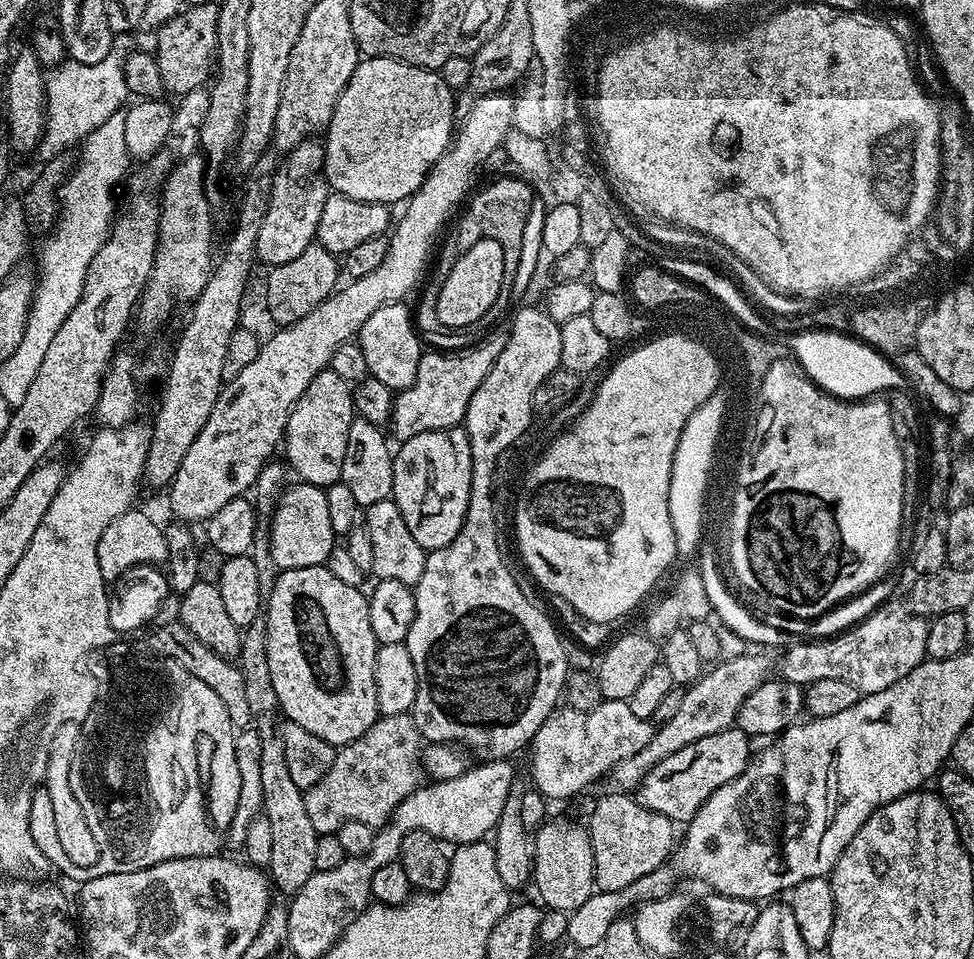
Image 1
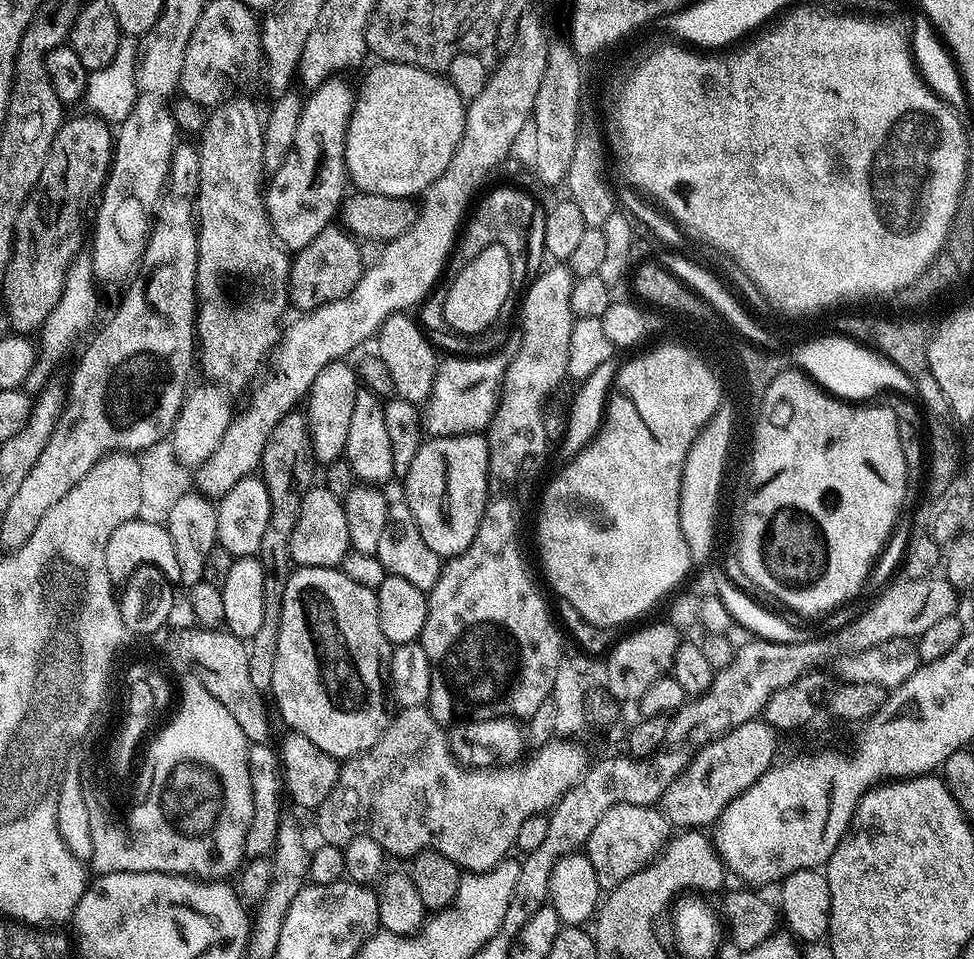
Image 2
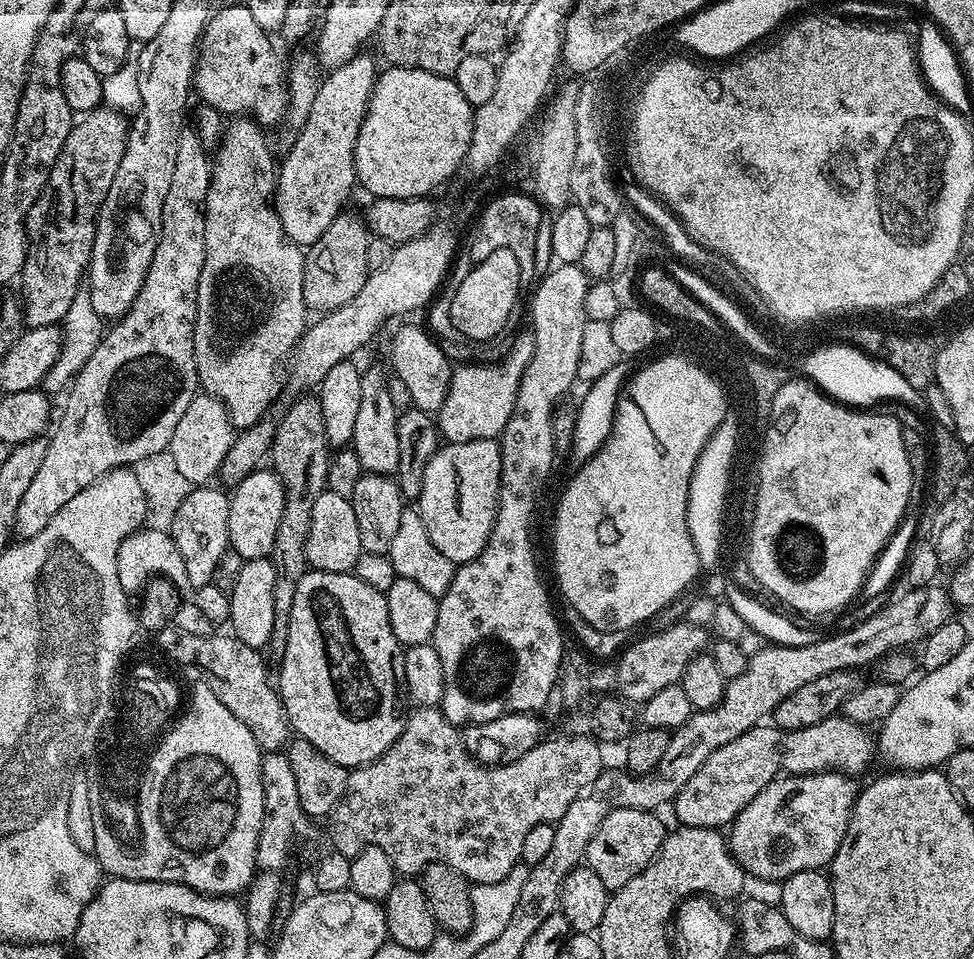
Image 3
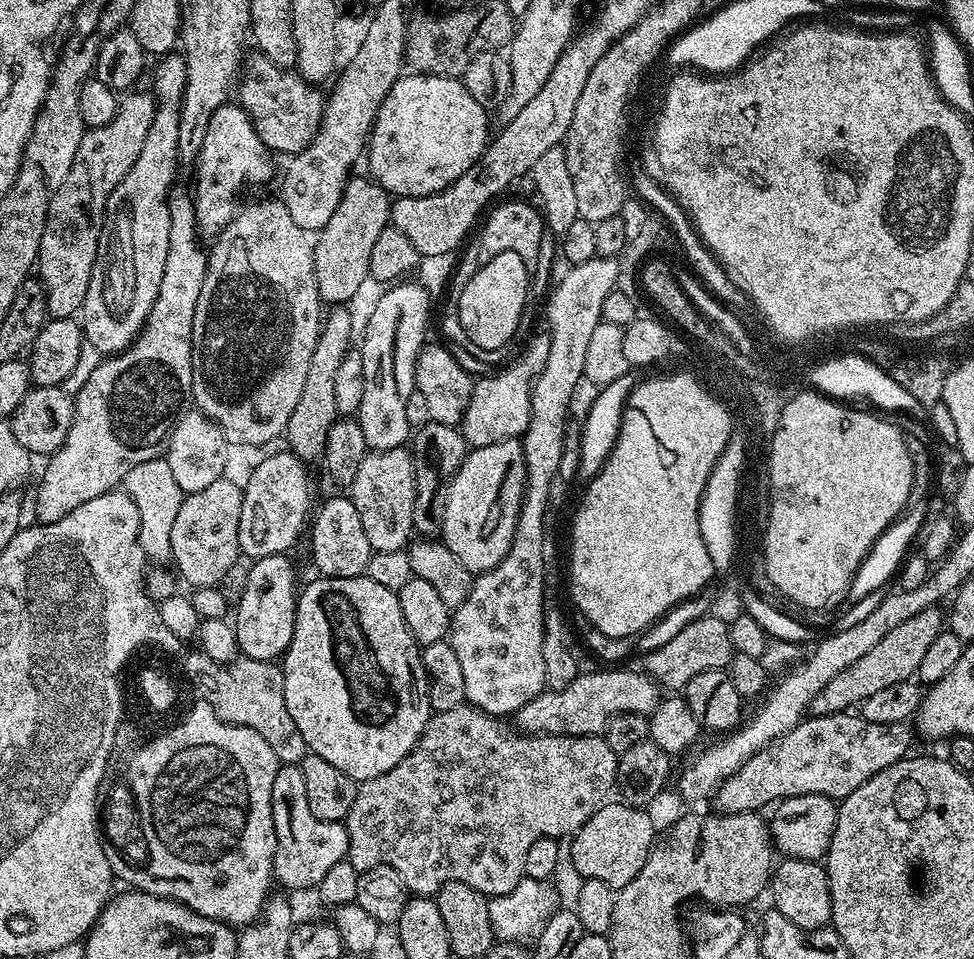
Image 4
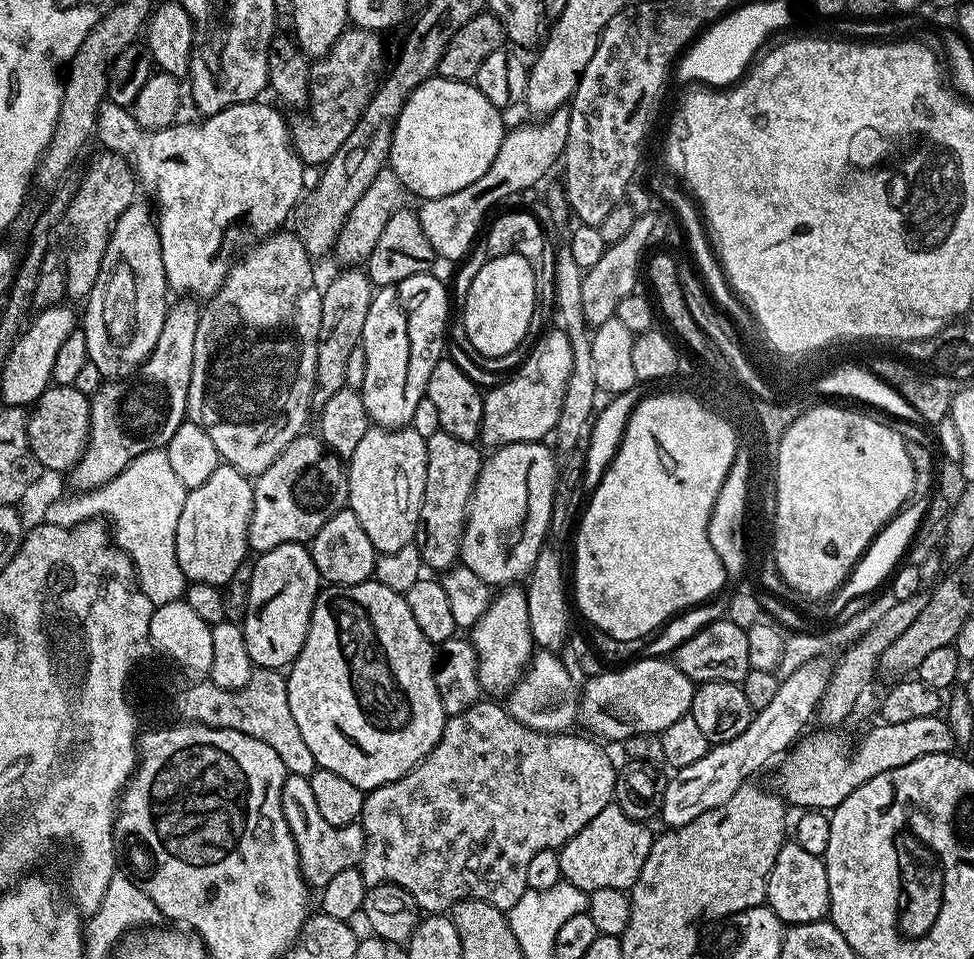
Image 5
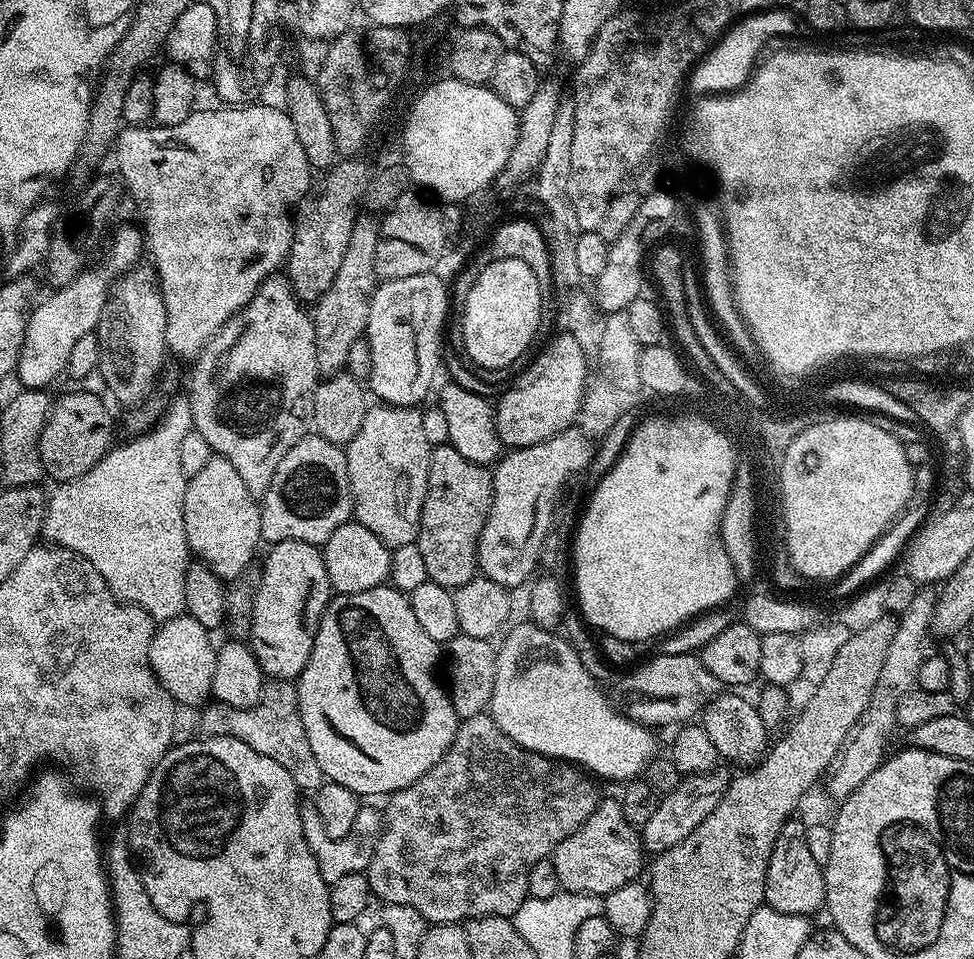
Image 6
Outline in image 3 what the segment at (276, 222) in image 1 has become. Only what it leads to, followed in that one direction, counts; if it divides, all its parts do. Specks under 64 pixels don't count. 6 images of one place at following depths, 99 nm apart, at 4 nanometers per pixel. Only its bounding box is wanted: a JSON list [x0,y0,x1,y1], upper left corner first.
[274,54,377,246]

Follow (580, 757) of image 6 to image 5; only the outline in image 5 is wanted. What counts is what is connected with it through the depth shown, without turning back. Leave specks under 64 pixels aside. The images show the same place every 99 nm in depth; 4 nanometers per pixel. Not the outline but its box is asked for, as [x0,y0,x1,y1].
[506,651,574,734]

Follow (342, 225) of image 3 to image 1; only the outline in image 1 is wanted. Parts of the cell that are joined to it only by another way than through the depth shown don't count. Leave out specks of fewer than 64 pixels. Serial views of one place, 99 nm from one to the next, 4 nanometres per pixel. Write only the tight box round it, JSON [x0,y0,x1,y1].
[264,242,342,326]

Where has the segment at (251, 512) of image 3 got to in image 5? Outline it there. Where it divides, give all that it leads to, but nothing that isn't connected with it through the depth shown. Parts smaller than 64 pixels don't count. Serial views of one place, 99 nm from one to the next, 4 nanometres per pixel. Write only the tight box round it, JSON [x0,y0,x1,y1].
[248,434,348,553]

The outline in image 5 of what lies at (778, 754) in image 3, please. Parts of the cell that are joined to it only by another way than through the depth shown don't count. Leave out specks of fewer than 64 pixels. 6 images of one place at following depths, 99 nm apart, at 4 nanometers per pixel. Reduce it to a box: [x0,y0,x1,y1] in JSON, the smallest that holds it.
[775,714,957,810]

